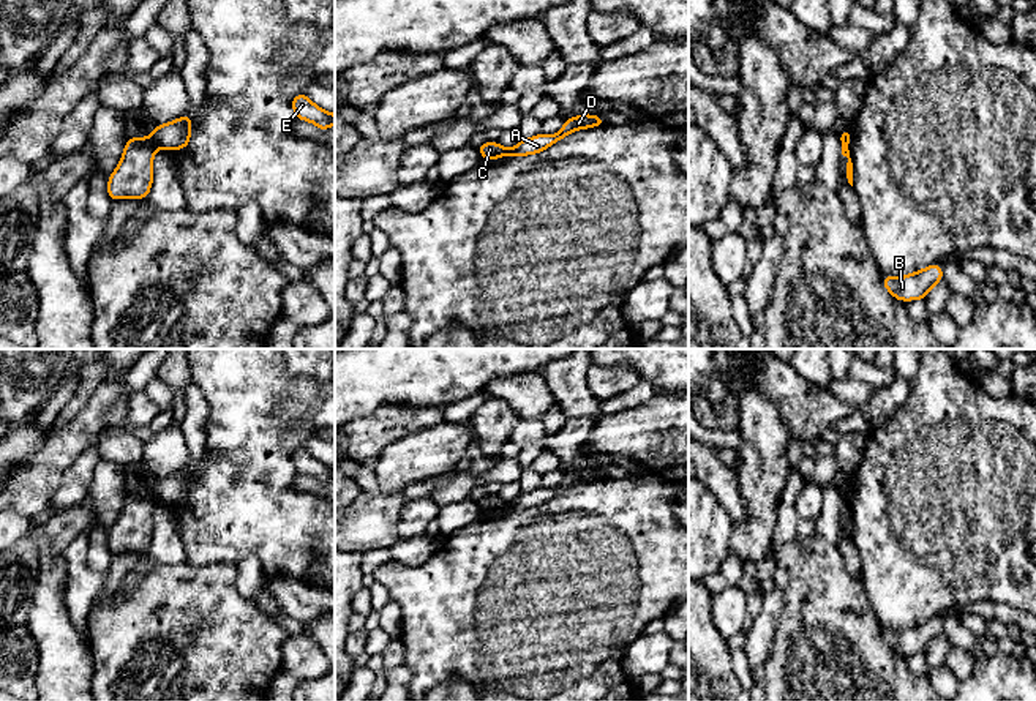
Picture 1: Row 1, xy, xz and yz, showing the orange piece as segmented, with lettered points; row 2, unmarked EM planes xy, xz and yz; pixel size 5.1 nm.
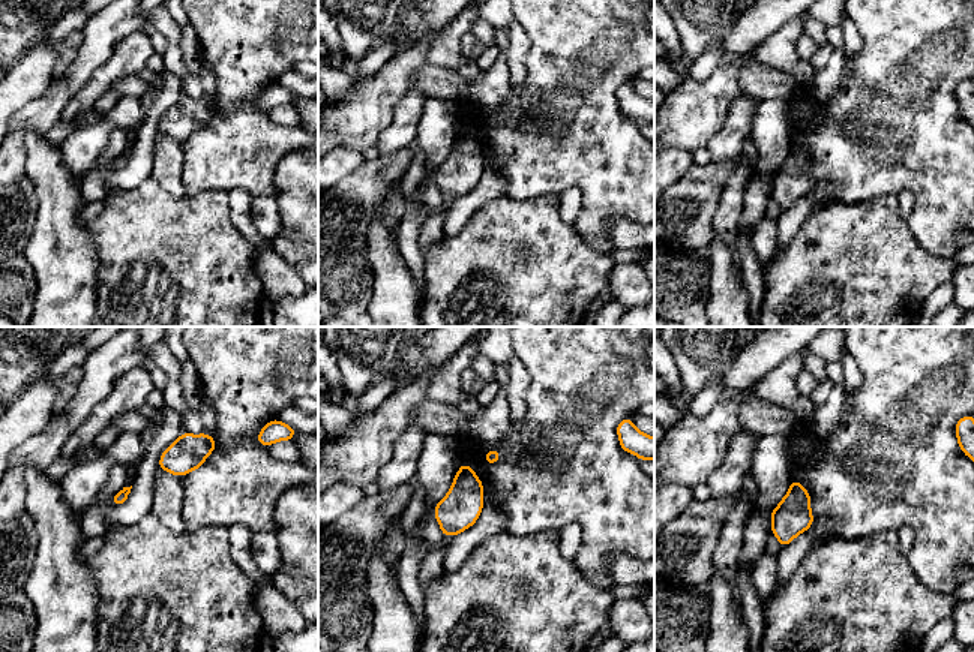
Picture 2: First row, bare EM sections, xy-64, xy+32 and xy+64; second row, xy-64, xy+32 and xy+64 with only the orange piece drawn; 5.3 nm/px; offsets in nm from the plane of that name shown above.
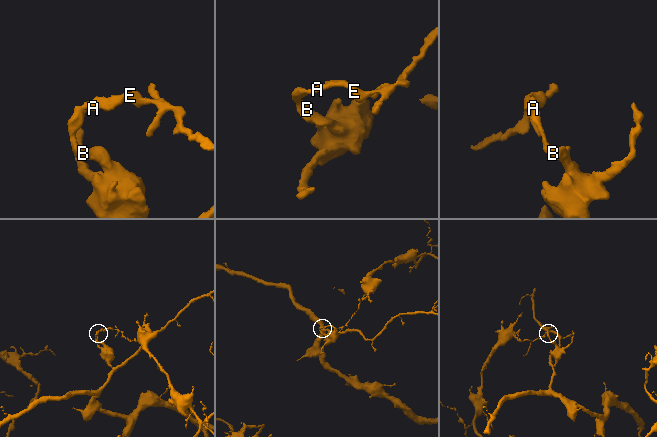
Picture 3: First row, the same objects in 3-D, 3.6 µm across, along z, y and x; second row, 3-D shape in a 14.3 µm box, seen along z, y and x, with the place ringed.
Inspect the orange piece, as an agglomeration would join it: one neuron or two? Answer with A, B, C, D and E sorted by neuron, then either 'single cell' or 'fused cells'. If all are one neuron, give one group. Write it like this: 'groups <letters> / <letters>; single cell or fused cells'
groups A D E / B C; fused cells

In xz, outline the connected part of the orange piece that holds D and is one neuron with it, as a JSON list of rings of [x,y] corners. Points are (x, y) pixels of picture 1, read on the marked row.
[[[583,114],[578,117],[572,117],[572,118],[564,120],[564,126],[559,133],[556,133],[556,134],[542,133],[534,137],[521,139],[515,147],[507,150],[507,155],[527,156],[527,155],[534,155],[534,153],[542,153],[543,150],[546,150],[557,141],[562,141],[573,131],[594,128],[594,126],[605,126],[605,125],[606,123],[602,120],[600,115]]]

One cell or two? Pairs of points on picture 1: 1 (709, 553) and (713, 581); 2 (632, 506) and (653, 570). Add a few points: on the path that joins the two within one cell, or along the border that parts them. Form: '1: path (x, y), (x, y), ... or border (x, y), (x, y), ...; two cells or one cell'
1: border (730, 550), (725, 561), (705, 577); two cells
2: path (645, 521), (653, 536), (653, 554); one cell

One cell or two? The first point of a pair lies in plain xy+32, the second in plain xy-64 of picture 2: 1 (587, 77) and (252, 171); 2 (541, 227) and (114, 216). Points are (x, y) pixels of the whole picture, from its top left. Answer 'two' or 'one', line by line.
1: one
2: one

